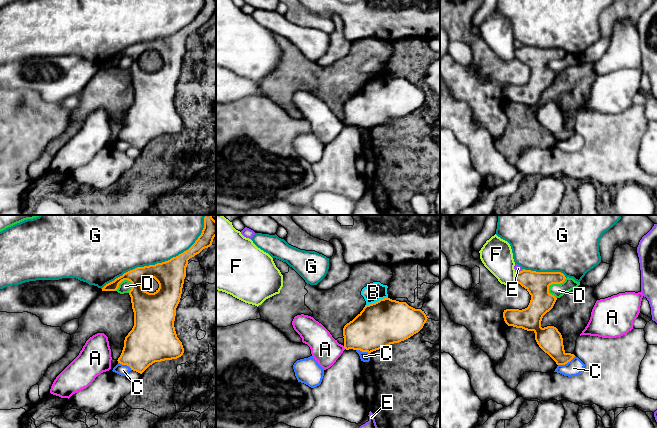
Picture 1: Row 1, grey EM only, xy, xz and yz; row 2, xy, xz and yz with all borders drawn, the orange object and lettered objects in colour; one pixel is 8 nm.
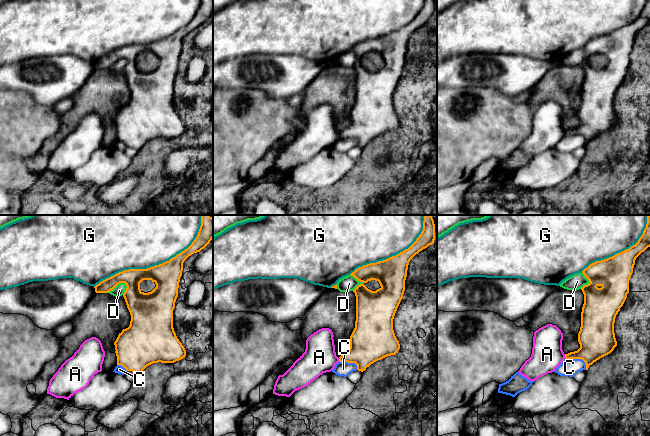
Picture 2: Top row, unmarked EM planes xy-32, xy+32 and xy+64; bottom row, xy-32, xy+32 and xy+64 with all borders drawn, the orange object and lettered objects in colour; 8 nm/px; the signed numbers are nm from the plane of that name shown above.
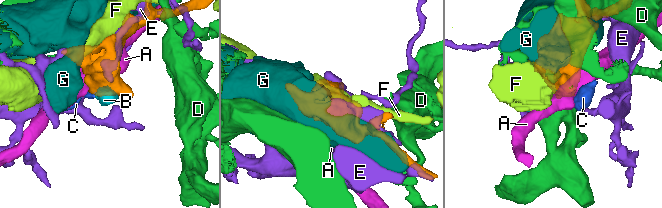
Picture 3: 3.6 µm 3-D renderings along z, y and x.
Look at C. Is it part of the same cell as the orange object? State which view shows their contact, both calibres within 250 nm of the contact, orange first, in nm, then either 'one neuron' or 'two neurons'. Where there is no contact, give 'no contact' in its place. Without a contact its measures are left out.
yz | 200/130 nm | two neurons

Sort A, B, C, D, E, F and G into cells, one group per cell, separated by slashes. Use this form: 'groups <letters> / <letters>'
groups A / B C / D / E / F / G

